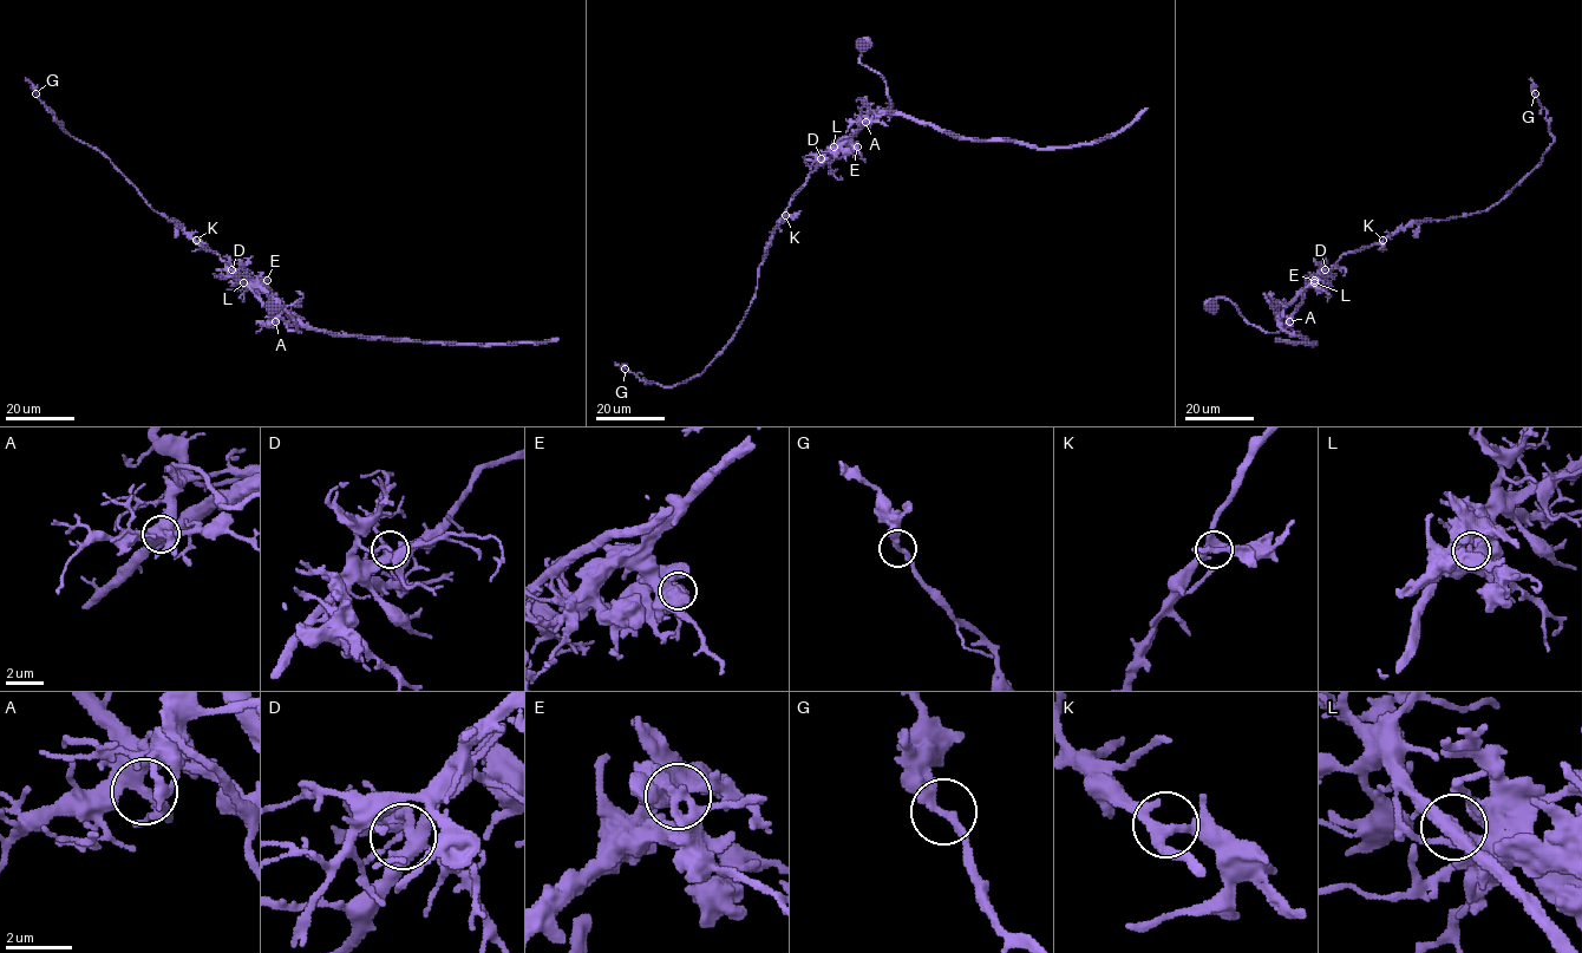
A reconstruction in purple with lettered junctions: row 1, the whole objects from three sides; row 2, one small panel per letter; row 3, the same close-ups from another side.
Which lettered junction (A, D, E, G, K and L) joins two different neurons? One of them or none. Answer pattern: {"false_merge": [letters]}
{"false_merge": ["L"]}

